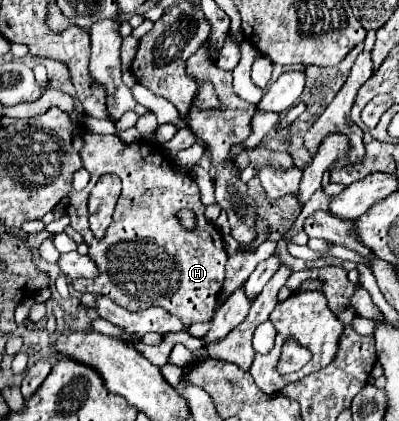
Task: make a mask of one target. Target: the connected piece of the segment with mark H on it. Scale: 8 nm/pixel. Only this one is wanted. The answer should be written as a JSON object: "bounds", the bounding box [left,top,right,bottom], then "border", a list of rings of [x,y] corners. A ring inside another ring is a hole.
{"bounds":[67,132,227,326],"border":[[[93,132],[83,134],[81,162],[83,162],[83,168],[90,174],[90,181],[87,188],[71,194],[67,212],[71,216],[71,228],[75,228],[83,236],[85,244],[89,246],[87,256],[91,260],[95,260],[99,274],[97,274],[97,278],[89,278],[89,280],[75,278],[71,282],[73,290],[79,292],[79,294],[85,294],[85,292],[103,294],[103,296],[111,298],[115,304],[119,304],[121,308],[125,308],[129,312],[137,312],[137,274],[165,274],[165,278],[161,276],[155,282],[151,282],[151,286],[155,288],[153,304],[163,306],[169,314],[177,316],[179,320],[183,320],[189,326],[195,324],[195,322],[211,320],[215,304],[217,304],[217,294],[221,294],[221,288],[223,288],[227,252],[225,252],[223,236],[221,236],[219,228],[205,220],[205,214],[203,214],[205,206],[201,204],[199,188],[197,188],[195,180],[173,172],[169,160],[159,150],[151,148],[145,142],[125,144],[117,136],[103,136],[103,134],[93,134]],[[104,174],[119,176],[121,182],[123,182],[123,188],[121,188],[121,196],[115,204],[113,222],[107,230],[107,236],[103,240],[97,240],[89,230],[87,198],[89,198],[89,192],[93,190],[95,182]],[[181,208],[191,208],[197,214],[197,228],[193,232],[185,232],[181,228],[181,224],[177,220],[177,210],[181,210]]]}

